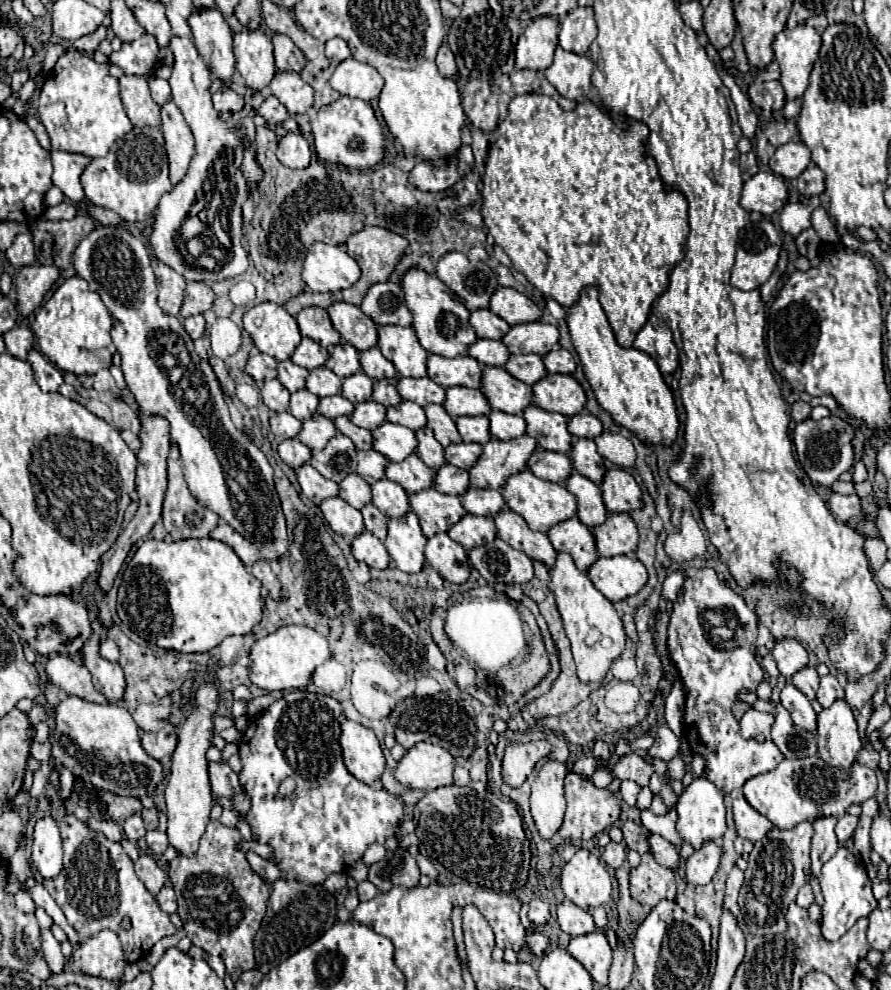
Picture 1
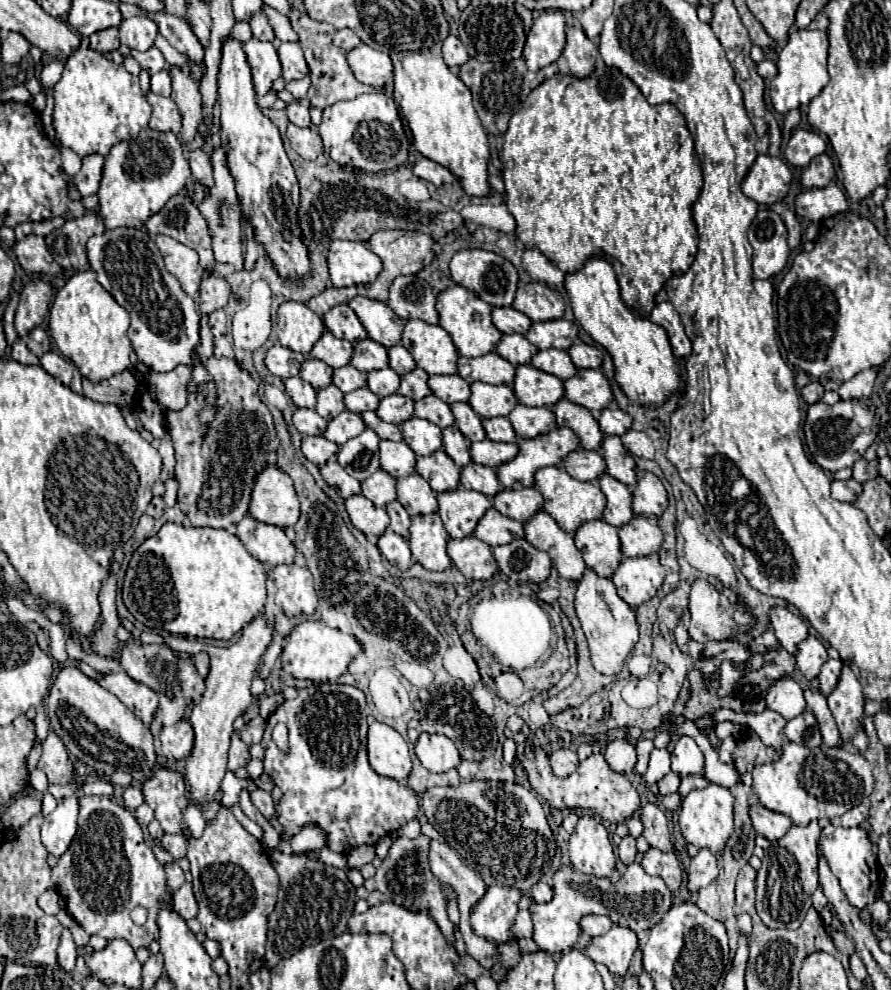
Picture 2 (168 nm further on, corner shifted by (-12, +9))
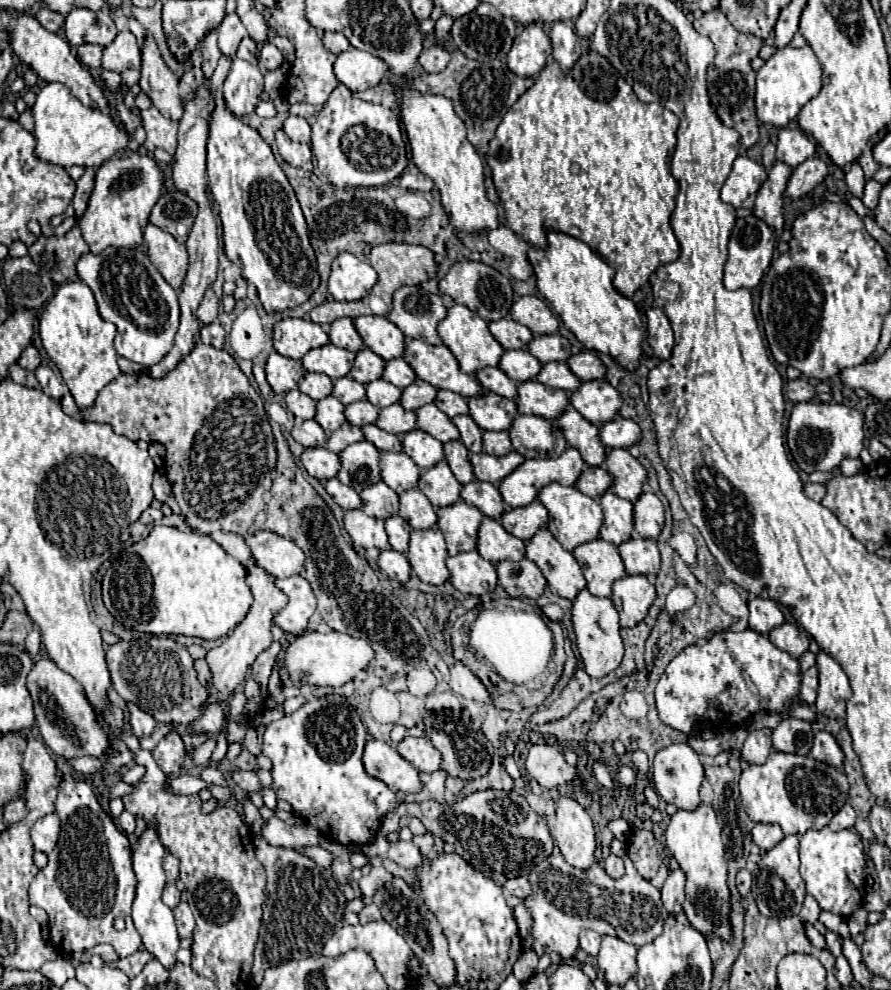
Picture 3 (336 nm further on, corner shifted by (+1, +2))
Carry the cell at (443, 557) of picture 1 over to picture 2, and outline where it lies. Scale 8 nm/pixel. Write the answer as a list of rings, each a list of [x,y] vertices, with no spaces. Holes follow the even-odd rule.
[[[467,535],[463,539],[449,539],[447,555],[453,565],[465,575],[465,579],[491,579],[497,571],[491,547],[481,539]]]

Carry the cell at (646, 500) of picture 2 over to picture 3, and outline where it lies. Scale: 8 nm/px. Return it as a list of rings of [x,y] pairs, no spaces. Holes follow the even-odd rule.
[[[644,492],[634,504],[634,530],[642,538],[656,540],[664,528],[664,506],[652,492]]]

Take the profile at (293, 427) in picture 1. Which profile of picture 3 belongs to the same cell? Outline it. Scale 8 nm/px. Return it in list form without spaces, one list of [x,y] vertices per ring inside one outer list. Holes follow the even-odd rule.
[[[316,420],[296,422],[292,428],[292,436],[304,448],[318,448],[318,446],[324,446],[328,442],[328,434],[322,430],[322,426]]]

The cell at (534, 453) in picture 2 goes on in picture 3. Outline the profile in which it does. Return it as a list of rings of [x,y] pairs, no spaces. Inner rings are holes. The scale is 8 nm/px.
[[[568,448],[562,456],[558,458],[546,458],[546,460],[526,460],[524,464],[520,464],[510,476],[506,476],[500,484],[498,484],[498,490],[504,498],[504,502],[510,506],[510,508],[520,508],[520,506],[526,506],[530,502],[534,502],[538,498],[538,492],[546,486],[546,484],[552,484],[552,482],[558,482],[562,486],[574,486],[578,476],[582,474],[584,470],[584,460],[580,456],[580,452],[576,448]]]

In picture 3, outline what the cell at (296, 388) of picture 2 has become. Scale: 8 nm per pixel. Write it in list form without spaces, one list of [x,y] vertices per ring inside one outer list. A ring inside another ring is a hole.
[[[298,388],[290,390],[286,396],[284,396],[286,404],[288,404],[288,410],[298,418],[298,420],[310,420],[316,416],[316,402],[302,394]]]

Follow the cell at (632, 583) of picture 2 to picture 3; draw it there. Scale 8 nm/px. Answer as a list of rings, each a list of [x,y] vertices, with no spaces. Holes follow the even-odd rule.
[[[626,576],[614,582],[612,602],[620,612],[620,626],[634,628],[644,620],[652,602],[656,598],[656,590],[646,576]]]

